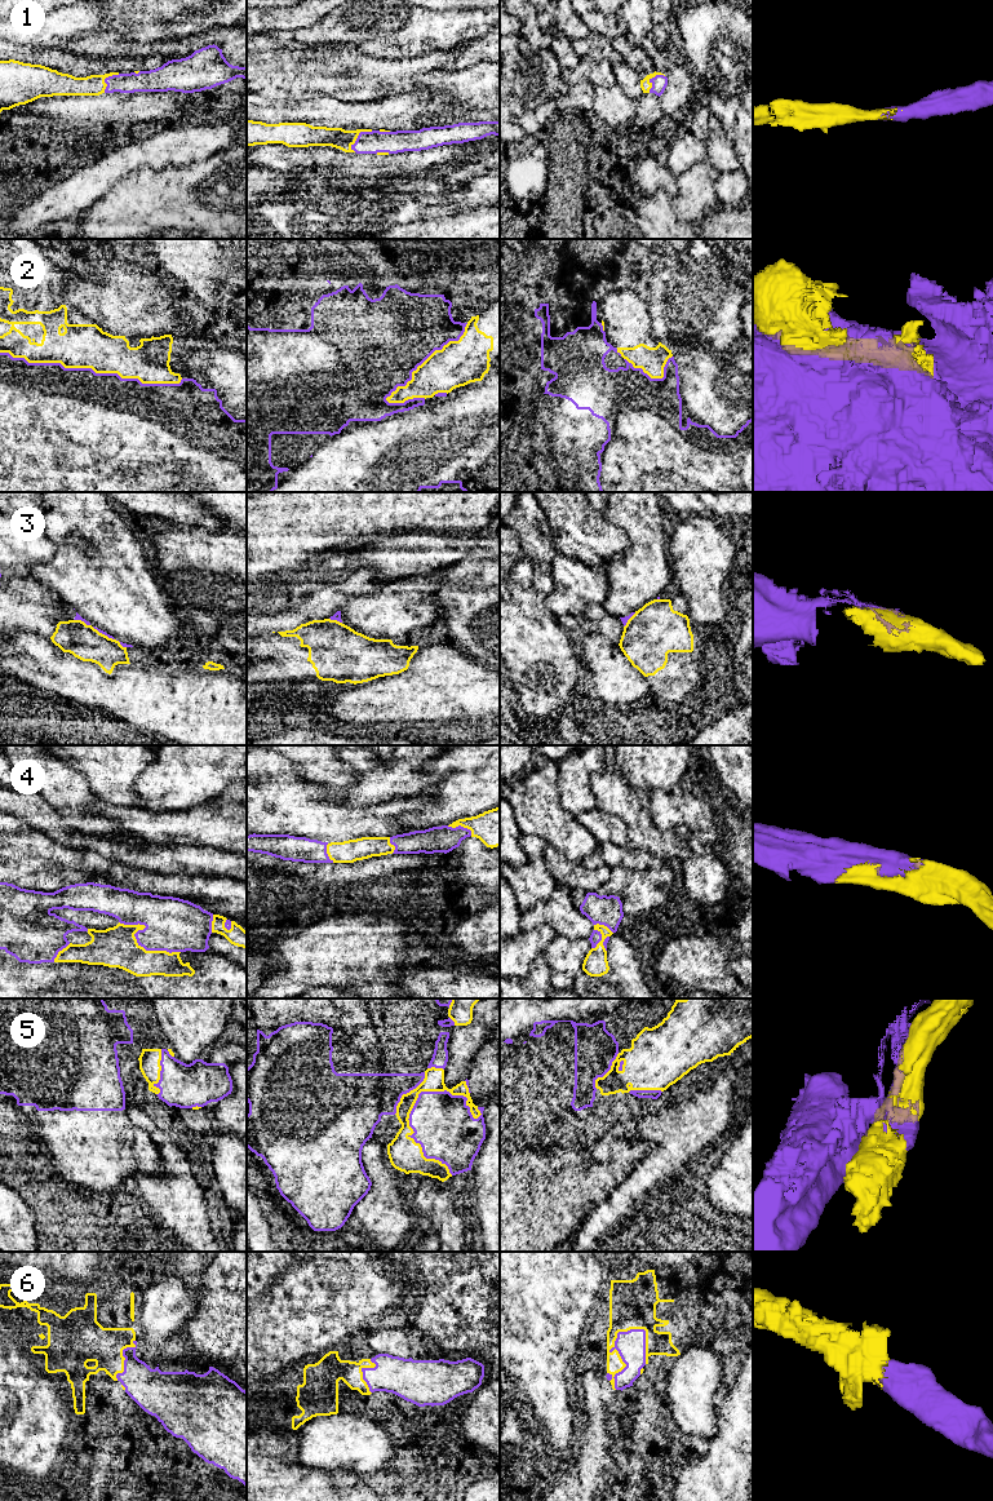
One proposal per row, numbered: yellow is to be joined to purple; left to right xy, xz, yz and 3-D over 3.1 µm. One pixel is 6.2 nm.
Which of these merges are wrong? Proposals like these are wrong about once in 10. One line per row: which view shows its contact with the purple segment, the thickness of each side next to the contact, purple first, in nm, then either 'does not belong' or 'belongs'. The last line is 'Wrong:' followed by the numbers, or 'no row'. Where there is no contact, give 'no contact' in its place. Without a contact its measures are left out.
1: meets purple in xz; 140 nm thick on the purple side, 130 nm on the other; belongs
2: meets purple in xy; 480 nm thick on the purple side, 280 nm on the other; does not belong
3: meets purple in xy; 20 nm thick on the purple side, 220 nm on the other; belongs
4: meets purple in xy; 340 nm thick on the purple side, 260 nm on the other; belongs
5: meets purple in xz; 380 nm thick on the purple side, 200 nm on the other; does not belong
6: meets purple in yz; 180 nm thick on the purple side, 240 nm on the other; belongs
Wrong: 2, 5

